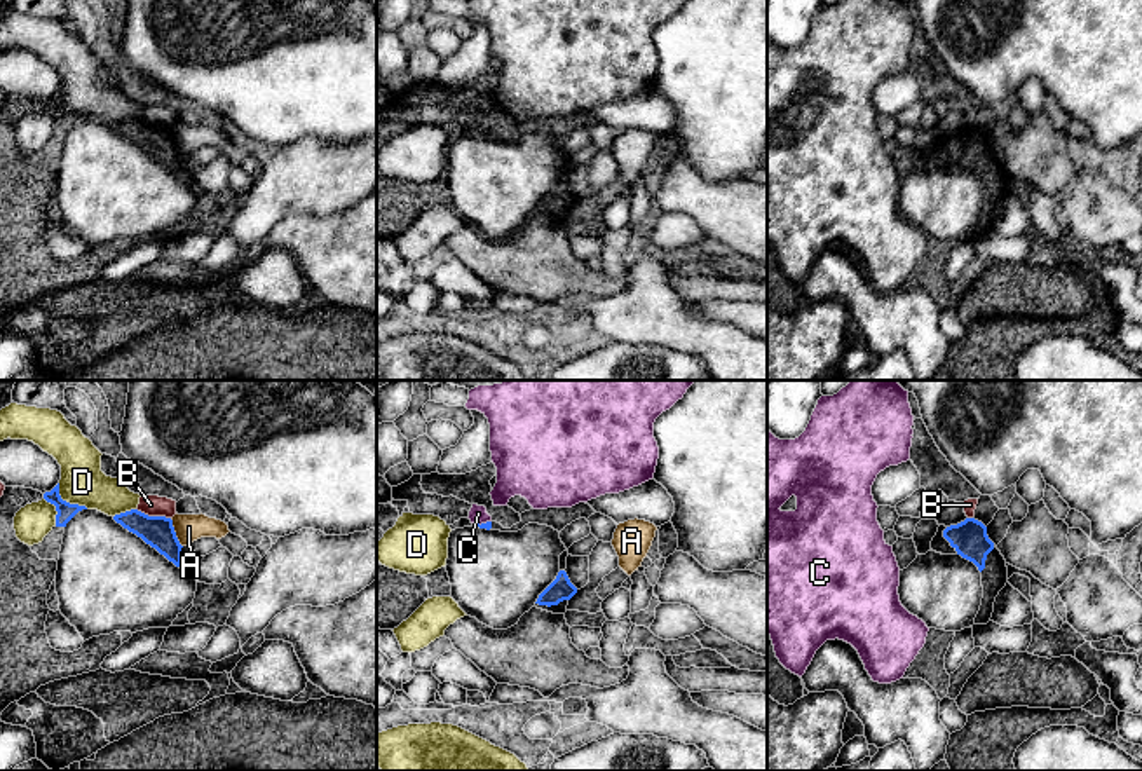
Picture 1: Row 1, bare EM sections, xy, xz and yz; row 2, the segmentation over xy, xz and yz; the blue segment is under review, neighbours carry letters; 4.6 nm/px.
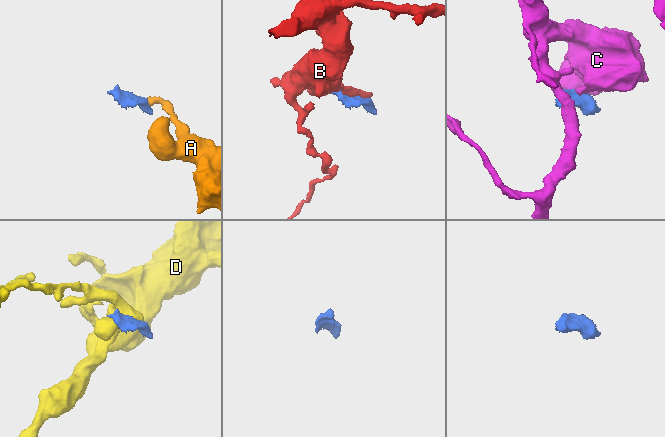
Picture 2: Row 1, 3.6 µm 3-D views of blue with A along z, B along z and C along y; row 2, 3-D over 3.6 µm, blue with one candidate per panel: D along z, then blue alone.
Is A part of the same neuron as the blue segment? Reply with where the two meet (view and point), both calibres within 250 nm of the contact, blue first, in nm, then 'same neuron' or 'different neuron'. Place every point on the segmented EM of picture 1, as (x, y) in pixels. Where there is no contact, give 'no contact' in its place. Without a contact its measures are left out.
meets blue in xy at (175, 532); 140 nm thick on the blue side, 130 nm on the other; different neuron

